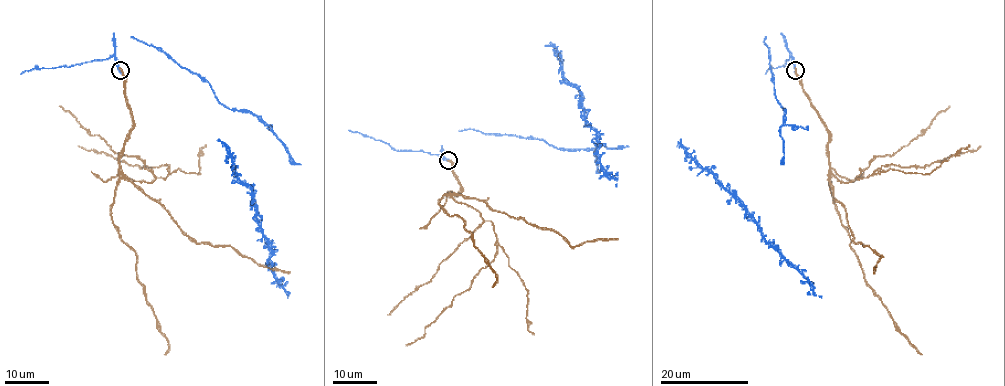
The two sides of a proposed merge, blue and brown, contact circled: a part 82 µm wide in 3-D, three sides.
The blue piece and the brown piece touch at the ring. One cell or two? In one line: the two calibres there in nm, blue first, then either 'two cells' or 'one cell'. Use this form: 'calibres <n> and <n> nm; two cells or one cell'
calibres 340 and 320 nm; one cell

